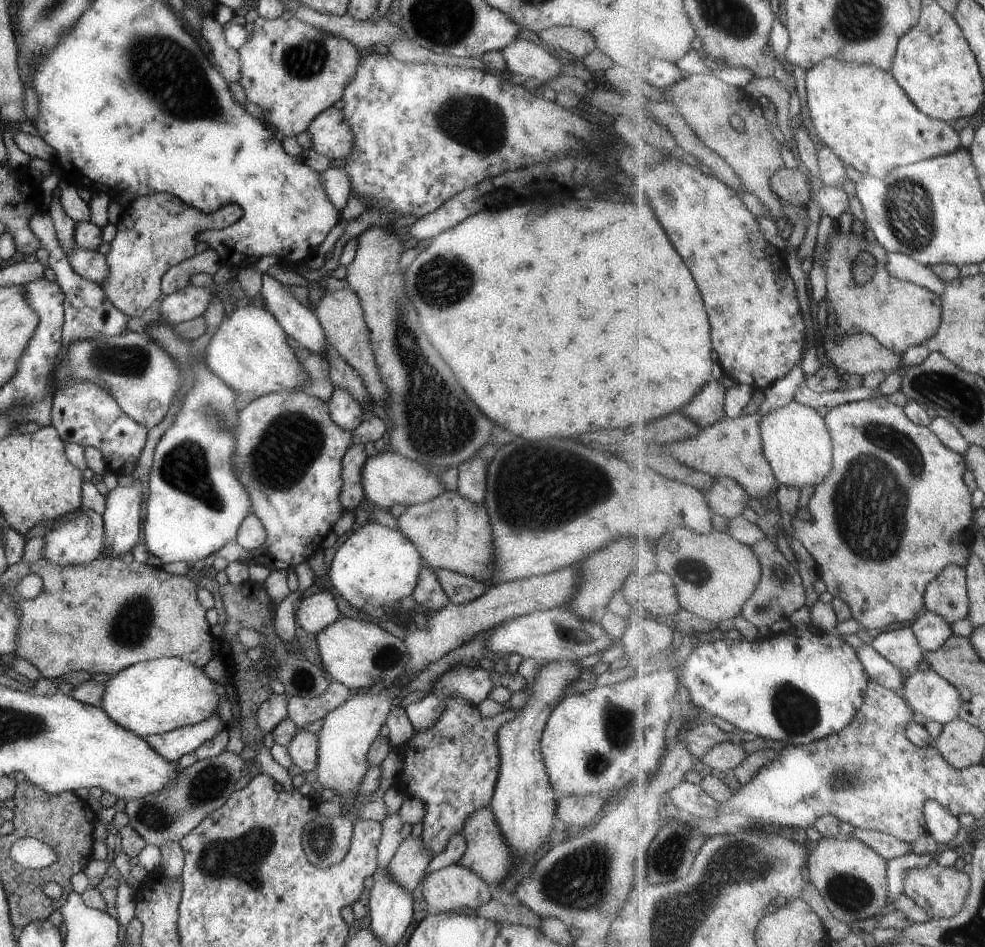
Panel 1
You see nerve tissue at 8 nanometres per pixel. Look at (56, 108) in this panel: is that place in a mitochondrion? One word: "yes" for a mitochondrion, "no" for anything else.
no

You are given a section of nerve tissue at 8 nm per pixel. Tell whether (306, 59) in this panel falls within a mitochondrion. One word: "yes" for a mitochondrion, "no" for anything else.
yes

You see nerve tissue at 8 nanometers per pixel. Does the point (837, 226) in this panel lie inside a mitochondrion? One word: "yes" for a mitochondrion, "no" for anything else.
no

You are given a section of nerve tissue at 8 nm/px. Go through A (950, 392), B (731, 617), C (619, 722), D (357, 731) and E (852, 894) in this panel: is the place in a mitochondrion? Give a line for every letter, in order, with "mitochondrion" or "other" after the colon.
A: mitochondrion
B: other
C: mitochondrion
D: other
E: mitochondrion

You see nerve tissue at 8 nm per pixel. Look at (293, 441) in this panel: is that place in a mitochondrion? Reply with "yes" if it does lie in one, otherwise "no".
yes

